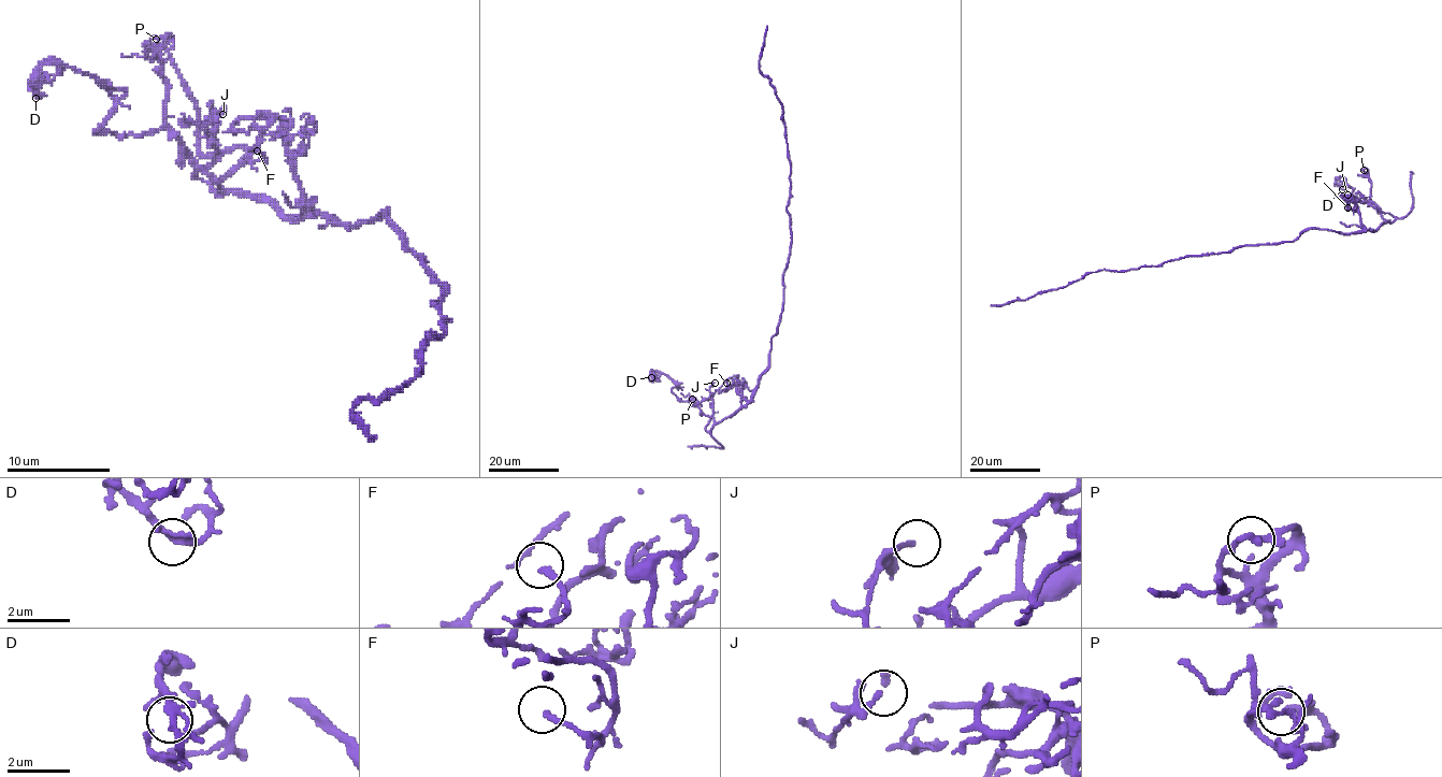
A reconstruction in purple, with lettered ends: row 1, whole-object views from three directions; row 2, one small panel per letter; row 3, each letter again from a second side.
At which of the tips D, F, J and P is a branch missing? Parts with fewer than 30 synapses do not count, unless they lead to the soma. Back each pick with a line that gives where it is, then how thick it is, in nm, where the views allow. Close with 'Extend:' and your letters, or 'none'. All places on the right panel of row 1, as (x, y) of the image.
Extend: none

